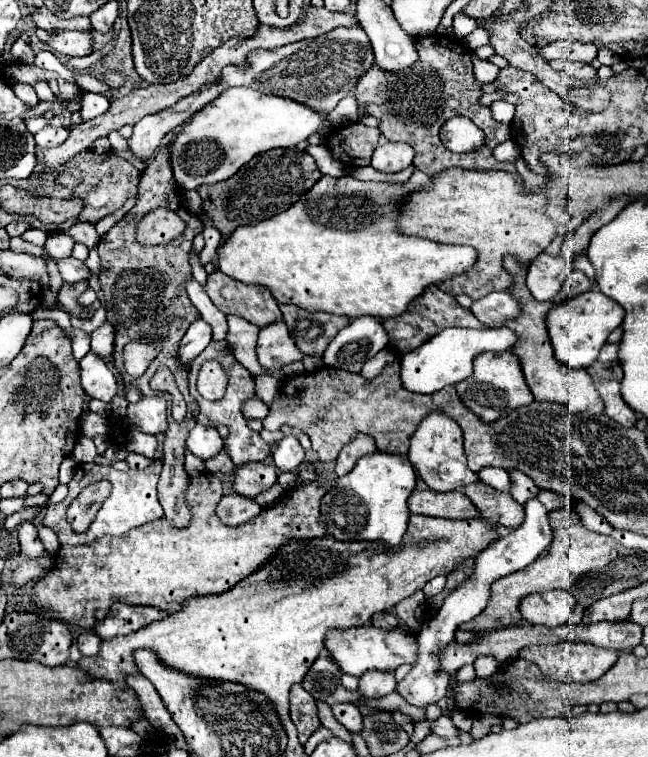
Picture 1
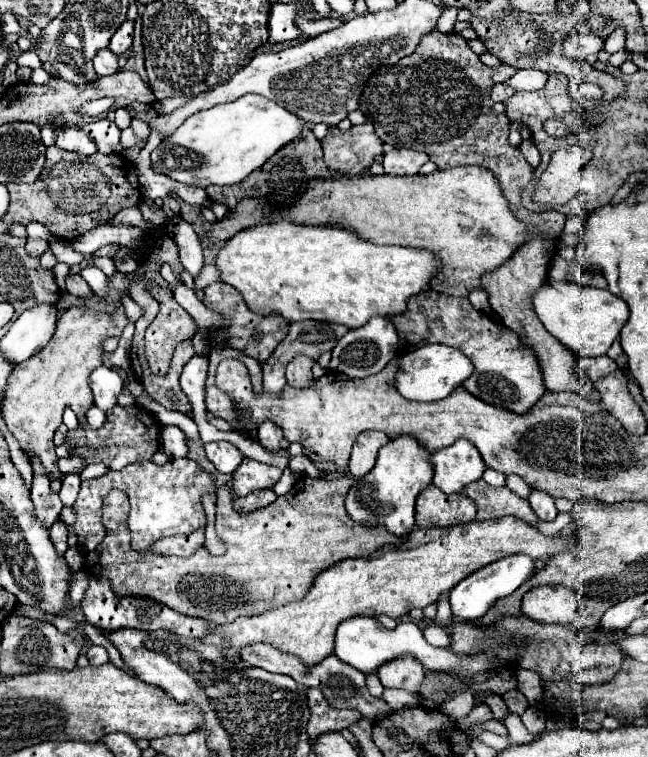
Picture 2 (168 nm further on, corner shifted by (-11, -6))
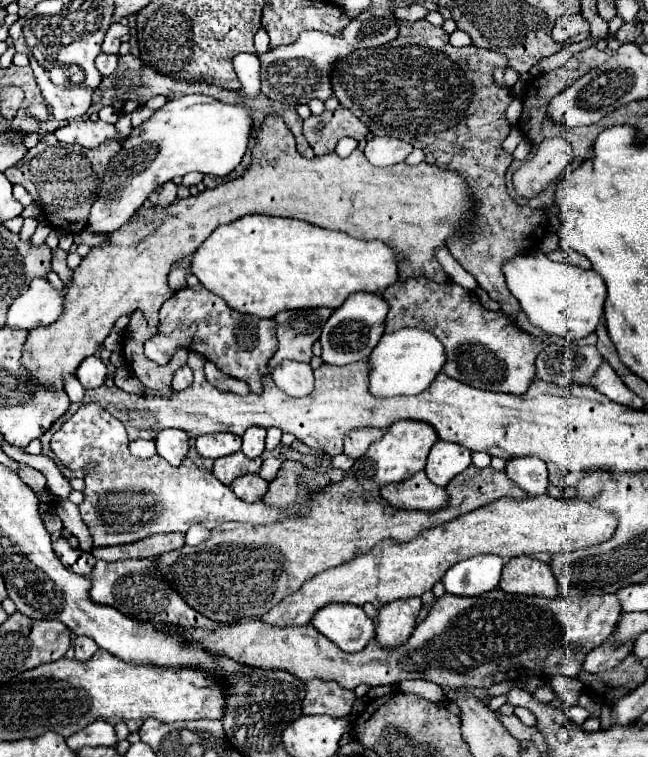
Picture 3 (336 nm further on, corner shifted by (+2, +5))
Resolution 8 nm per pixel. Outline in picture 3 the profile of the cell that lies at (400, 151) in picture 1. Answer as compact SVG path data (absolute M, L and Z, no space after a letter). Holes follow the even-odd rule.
M372 137L372 139L368 139L368 143L364 147L364 155L372 165L388 167L388 165L402 163L412 153L412 149L414 147L410 143L400 141L400 139Z

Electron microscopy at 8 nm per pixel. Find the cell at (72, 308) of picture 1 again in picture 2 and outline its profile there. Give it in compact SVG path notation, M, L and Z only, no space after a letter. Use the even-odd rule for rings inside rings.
M69 274L65 282L67 282L67 292L69 292L69 294L75 294L75 296L79 296L79 298L91 294L89 284L87 284L79 274Z

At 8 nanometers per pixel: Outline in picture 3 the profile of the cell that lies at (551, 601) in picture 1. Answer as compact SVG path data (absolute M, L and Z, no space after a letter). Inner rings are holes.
M512 557L502 571L500 589L516 595L542 595L546 599L558 595L558 583L552 569L532 557Z

